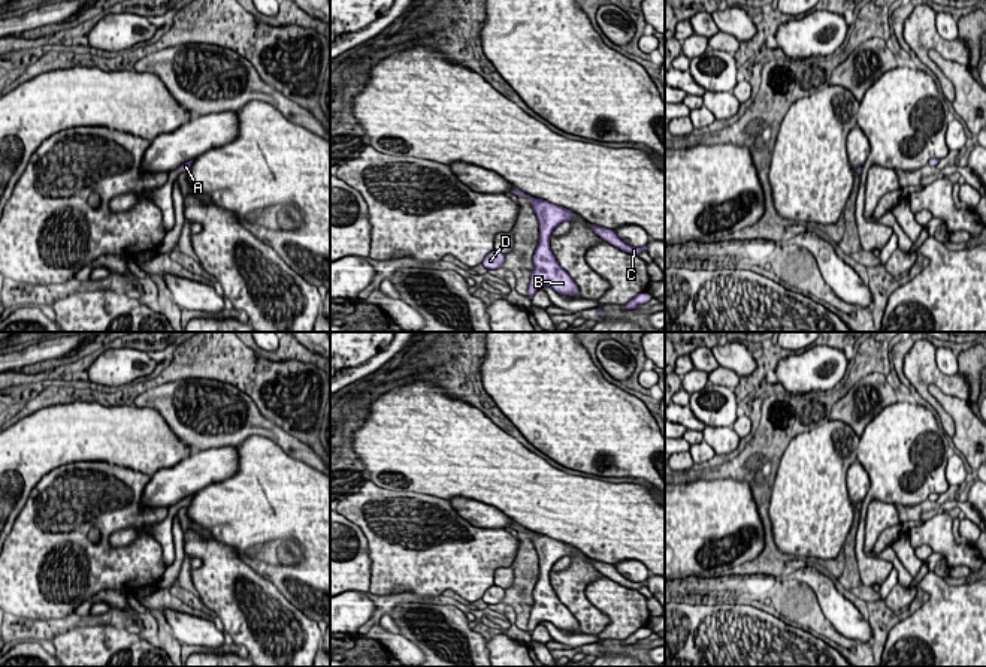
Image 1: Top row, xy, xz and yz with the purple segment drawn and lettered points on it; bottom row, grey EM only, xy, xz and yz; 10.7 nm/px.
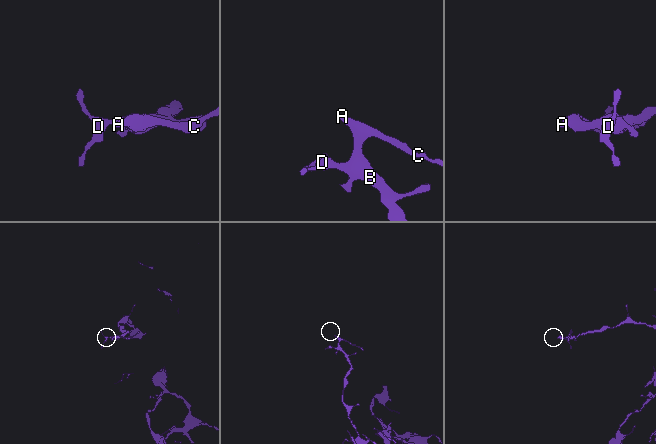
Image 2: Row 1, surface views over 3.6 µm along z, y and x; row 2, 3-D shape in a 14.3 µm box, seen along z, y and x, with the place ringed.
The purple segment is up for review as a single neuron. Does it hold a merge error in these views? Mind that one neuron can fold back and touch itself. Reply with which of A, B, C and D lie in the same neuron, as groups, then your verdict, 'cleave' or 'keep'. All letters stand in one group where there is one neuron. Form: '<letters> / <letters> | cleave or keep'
A B C D | keep

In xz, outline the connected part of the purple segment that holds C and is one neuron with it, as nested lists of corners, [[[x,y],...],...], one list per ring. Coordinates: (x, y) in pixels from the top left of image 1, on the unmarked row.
[[[587,558],[596,570],[599,570],[605,577],[620,583],[621,586],[630,588],[630,589],[639,589],[645,586],[645,582],[632,582],[621,576],[617,568],[613,564],[601,562],[596,559]]]

